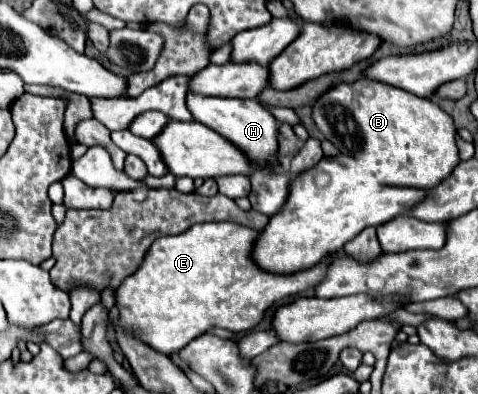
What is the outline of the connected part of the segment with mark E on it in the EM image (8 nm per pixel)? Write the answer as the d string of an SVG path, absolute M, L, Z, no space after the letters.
M222 221L198 223L180 235L156 239L140 267L114 291L120 317L110 319L110 327L134 331L154 351L168 355L212 327L232 333L248 331L258 325L270 305L316 287L324 277L322 263L296 275L270 275L258 269L250 261L256 235L254 229Z

